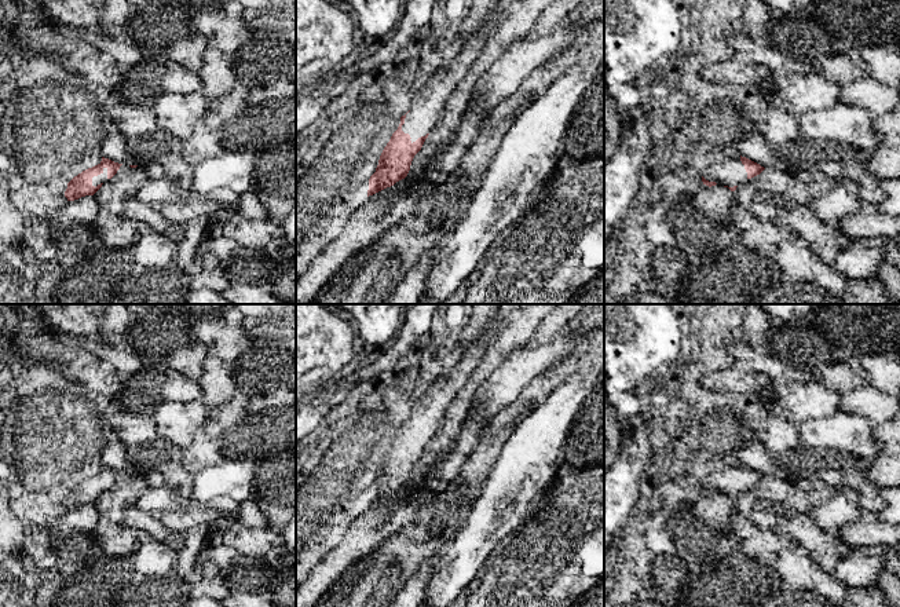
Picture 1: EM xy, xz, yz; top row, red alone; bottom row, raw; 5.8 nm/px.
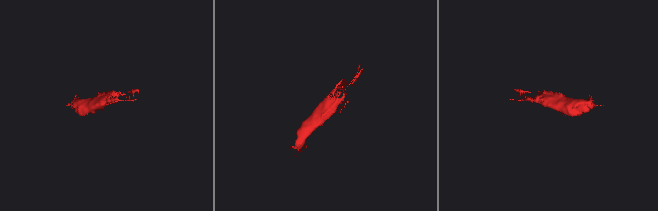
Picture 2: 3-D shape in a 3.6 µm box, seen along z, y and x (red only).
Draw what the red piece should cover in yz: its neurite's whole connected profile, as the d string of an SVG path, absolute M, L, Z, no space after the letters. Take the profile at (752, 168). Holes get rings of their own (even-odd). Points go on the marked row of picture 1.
M740 156L710 165L703 171L702 182L709 187L720 184L735 191L739 184L760 175L764 169L760 164Z

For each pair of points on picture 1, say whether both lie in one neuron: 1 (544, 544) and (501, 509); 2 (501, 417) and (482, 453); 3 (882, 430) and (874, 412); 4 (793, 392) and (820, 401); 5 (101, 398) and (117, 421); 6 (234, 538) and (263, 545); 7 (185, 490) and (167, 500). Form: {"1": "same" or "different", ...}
{"1": "different", "2": "same", "3": "different", "4": "same", "5": "different", "6": "same", "7": "different"}

